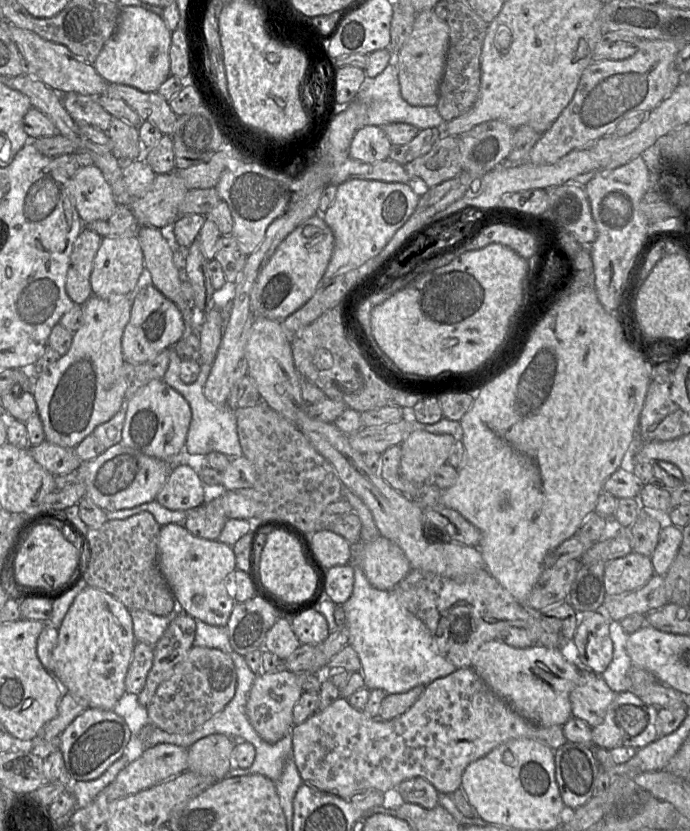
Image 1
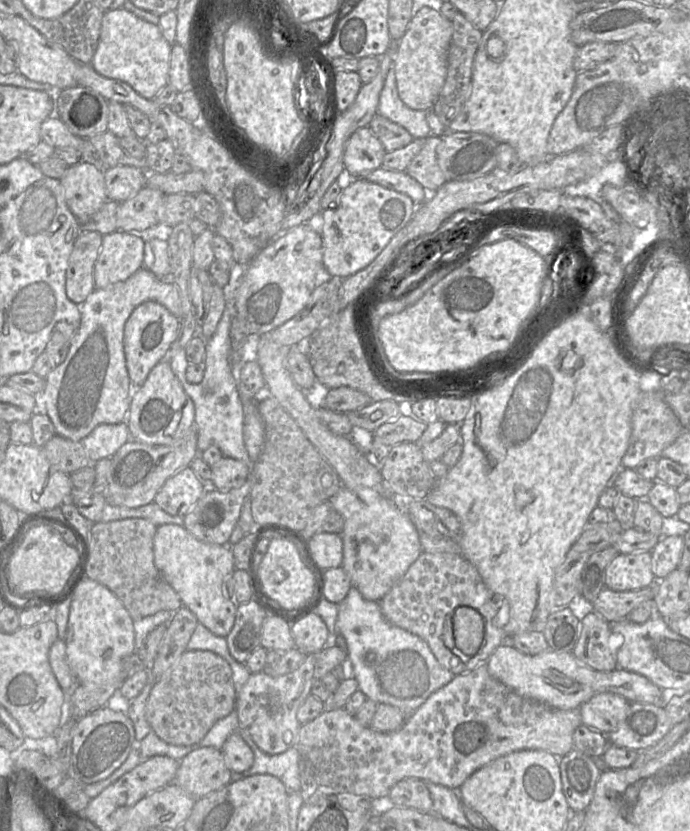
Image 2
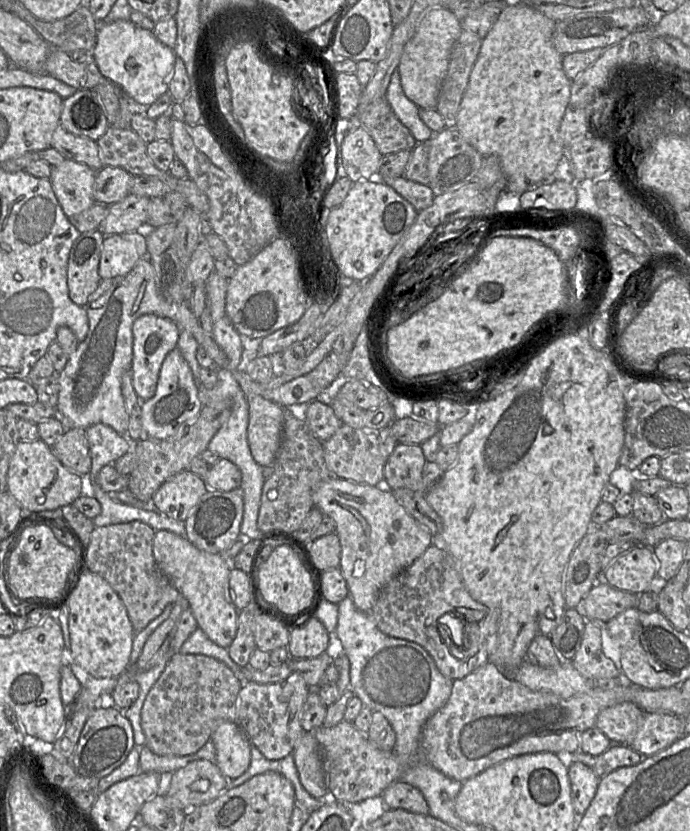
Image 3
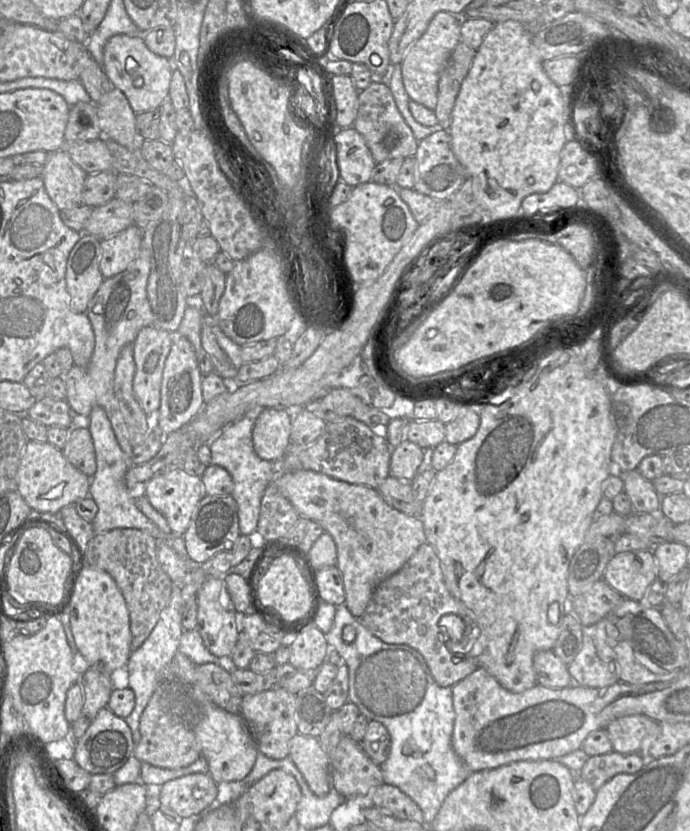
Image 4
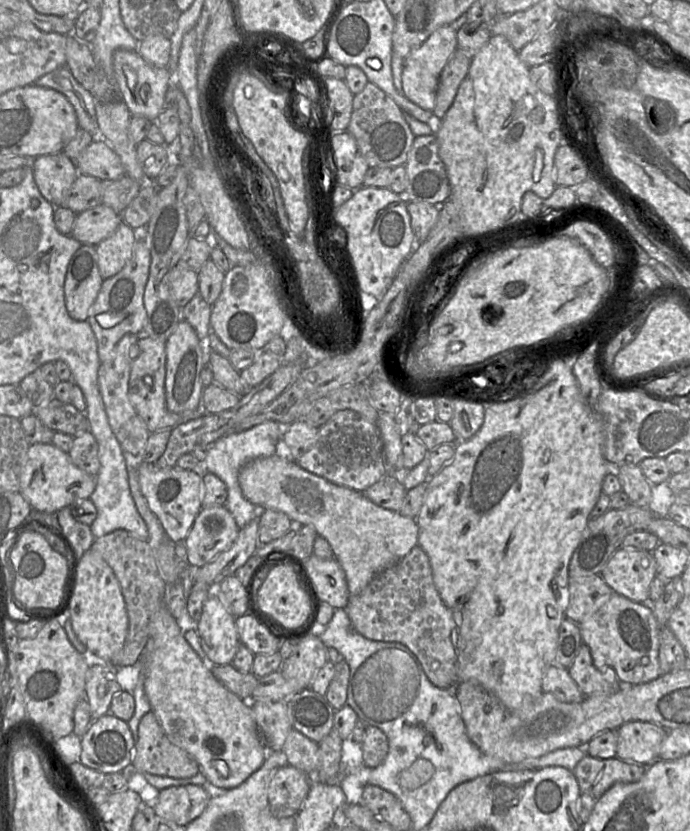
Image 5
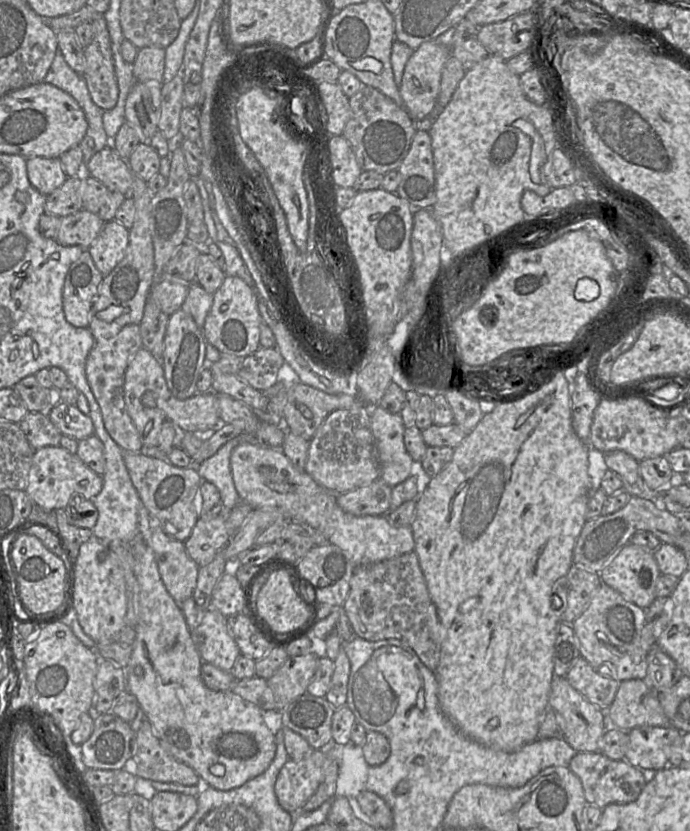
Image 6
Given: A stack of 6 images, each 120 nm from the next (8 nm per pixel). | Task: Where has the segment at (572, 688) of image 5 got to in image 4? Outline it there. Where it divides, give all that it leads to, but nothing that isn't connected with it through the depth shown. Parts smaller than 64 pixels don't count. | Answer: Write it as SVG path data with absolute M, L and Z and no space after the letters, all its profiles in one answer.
M552 650L538 651L533 656L536 682L548 688L565 688L573 683L568 665L562 662Z

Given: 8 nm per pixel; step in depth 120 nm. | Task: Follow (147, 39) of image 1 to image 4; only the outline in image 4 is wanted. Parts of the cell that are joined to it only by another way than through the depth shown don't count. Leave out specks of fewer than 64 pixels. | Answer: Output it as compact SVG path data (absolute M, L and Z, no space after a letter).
M117 34L109 38L104 46L103 70L112 87L125 95L135 113L153 110L168 99L170 81L175 69L172 60L150 51L140 37Z

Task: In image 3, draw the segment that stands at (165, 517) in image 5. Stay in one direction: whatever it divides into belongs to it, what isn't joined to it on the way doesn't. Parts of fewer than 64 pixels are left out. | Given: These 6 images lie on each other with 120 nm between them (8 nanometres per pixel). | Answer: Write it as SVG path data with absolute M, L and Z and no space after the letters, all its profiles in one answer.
M184 470L166 480L153 494L151 503L169 518L185 522L206 492L203 478Z

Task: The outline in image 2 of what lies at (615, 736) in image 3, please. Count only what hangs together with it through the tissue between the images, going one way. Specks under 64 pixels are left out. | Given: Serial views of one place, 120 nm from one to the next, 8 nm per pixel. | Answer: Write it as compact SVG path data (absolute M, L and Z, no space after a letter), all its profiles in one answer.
M598 693L579 707L582 724L608 735L622 720L628 705L629 702L621 695Z

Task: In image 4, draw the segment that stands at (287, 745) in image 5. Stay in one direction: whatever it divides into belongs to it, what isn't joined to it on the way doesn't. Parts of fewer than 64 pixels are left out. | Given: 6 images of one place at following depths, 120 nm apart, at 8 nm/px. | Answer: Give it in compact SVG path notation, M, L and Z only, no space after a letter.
M297 733L290 740L288 757L294 762L316 796L324 797L329 793L330 761L318 737Z

